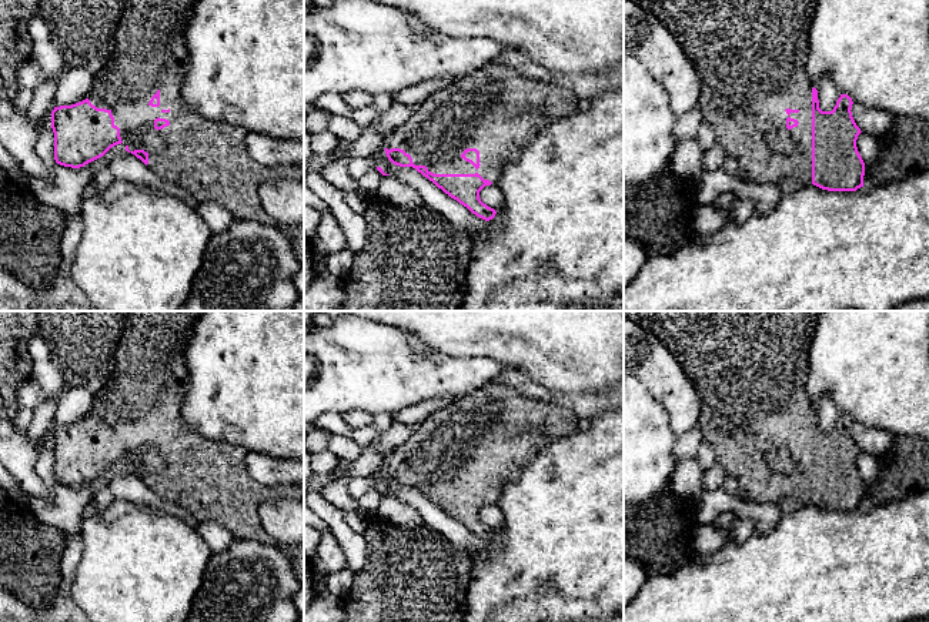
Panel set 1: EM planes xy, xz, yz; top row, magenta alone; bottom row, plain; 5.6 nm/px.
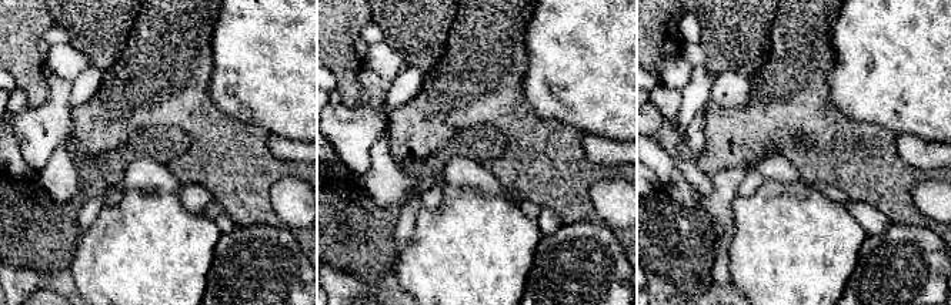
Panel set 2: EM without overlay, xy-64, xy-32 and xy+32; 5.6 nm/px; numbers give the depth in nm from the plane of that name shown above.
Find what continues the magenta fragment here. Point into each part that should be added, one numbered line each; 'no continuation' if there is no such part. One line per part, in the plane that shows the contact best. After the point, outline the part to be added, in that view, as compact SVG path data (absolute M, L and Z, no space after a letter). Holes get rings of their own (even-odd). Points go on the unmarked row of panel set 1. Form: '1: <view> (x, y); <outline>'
1: xz (494, 428); M487 384L431 412L404 445L388 454L384 466L404 469L415 485L425 485L434 494L478 492L497 504L502 486L529 465L538 449L575 432L579 425L571 408ZM467 468L479 471L478 489L461 476Z

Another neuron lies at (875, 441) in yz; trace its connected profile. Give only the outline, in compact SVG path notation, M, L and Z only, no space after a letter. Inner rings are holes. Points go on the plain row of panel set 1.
M853 422L851 431L861 451L875 457L885 455L893 445L895 435L885 429Z

